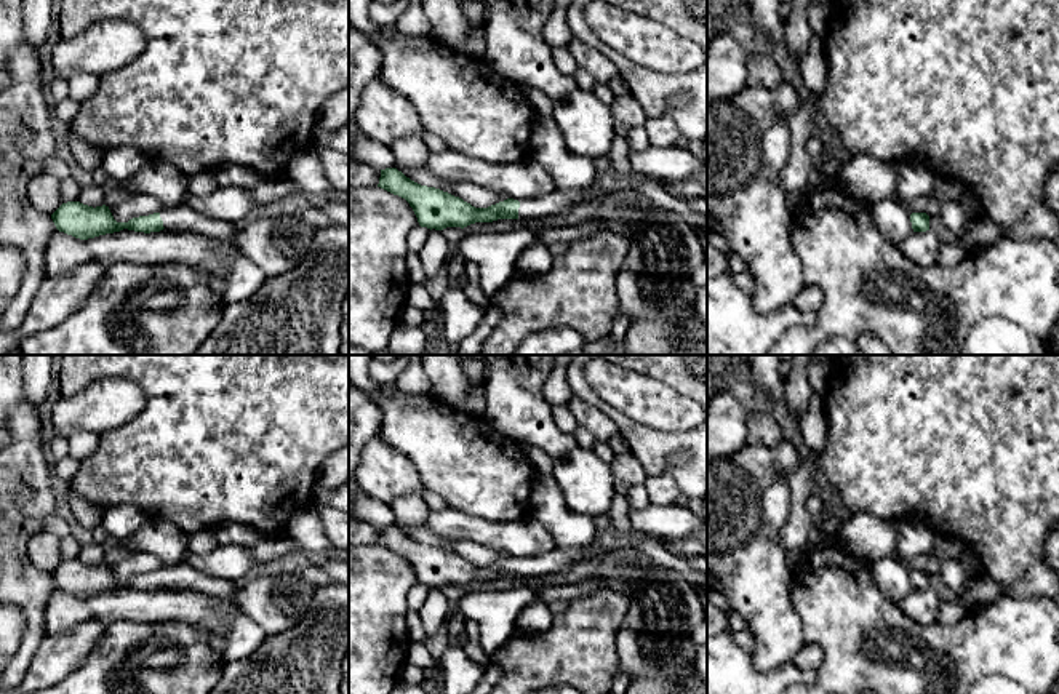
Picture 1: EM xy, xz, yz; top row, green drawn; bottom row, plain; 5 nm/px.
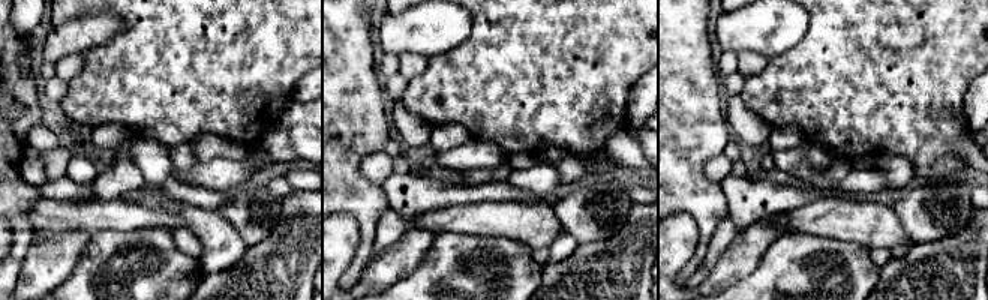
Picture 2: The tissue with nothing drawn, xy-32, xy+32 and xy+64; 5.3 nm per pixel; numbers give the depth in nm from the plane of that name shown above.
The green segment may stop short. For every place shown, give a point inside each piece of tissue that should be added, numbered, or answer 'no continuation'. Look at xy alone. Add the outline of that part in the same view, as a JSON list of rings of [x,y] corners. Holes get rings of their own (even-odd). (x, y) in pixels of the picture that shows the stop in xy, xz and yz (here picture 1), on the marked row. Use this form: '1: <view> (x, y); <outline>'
1: xy (181, 218); [[[187,203],[176,208],[162,209],[160,217],[166,230],[184,230],[202,233],[211,238],[229,238],[234,240],[242,224],[214,219],[197,213]]]

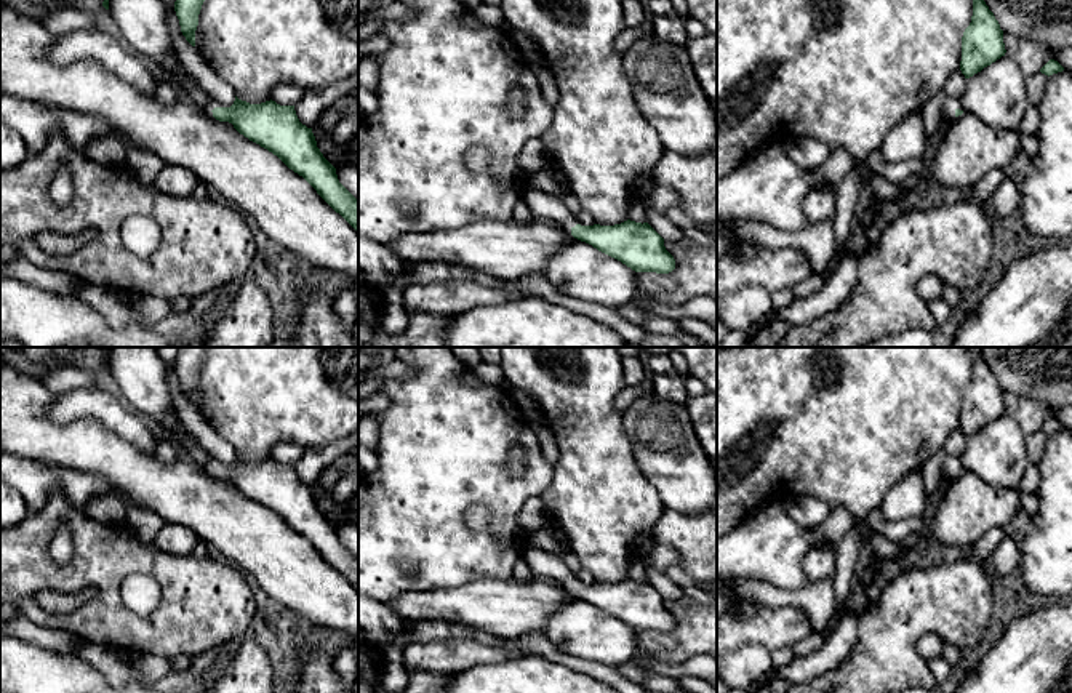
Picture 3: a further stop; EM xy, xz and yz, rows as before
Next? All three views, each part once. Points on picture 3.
1: yz (948, 111); [[[947,99],[946,106],[941,110],[942,118],[947,118],[947,120],[955,118],[955,109],[957,109],[957,102],[954,99]]]

